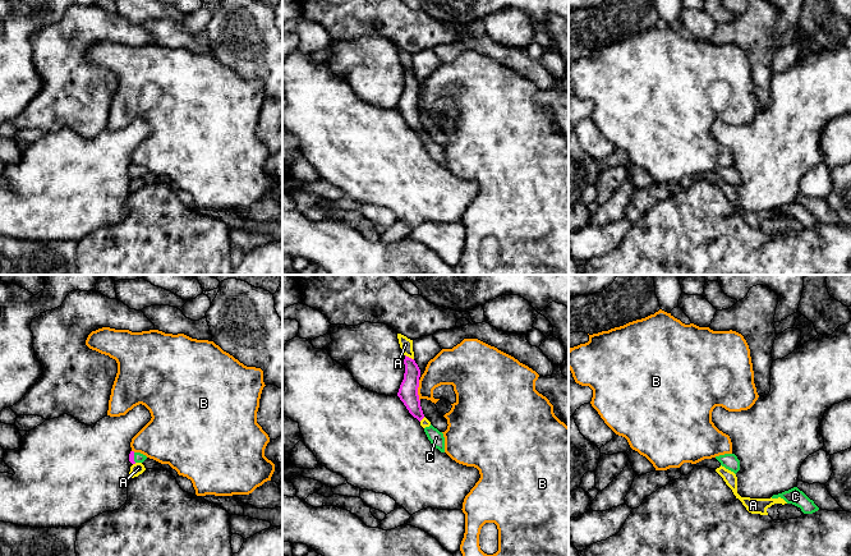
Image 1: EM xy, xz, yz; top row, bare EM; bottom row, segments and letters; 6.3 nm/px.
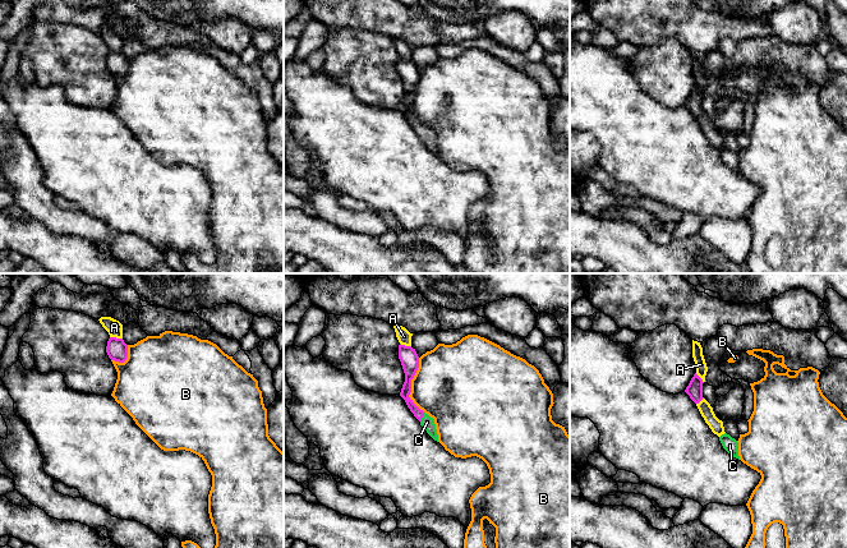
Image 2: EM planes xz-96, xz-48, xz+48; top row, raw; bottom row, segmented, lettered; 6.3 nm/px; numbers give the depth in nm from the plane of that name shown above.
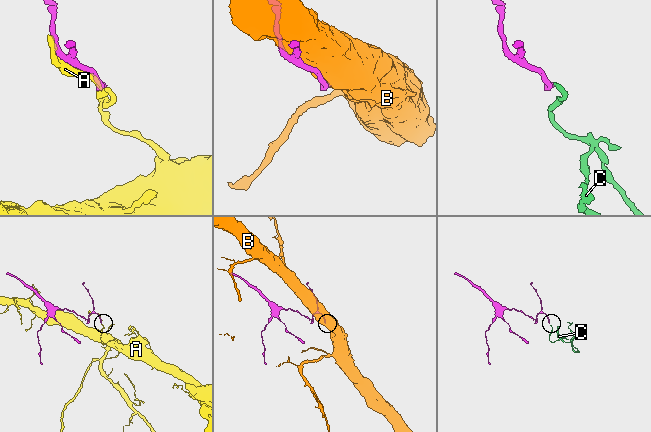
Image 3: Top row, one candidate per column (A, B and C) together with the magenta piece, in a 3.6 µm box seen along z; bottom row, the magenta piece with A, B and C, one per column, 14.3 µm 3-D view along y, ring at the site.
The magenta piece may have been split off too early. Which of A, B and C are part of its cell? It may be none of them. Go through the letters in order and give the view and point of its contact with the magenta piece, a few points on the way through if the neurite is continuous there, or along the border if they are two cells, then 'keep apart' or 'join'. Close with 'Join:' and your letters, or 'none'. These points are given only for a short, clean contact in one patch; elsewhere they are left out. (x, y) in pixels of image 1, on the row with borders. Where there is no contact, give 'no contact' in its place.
A: contact xz (408, 357); keep apart
B: contact xz (417, 390); keep apart
C: contact xy (133, 458); way xy (132, 453), (133, 458), (138, 458); join
Join: C

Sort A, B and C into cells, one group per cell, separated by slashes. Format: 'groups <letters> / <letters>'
groups A / B / C

